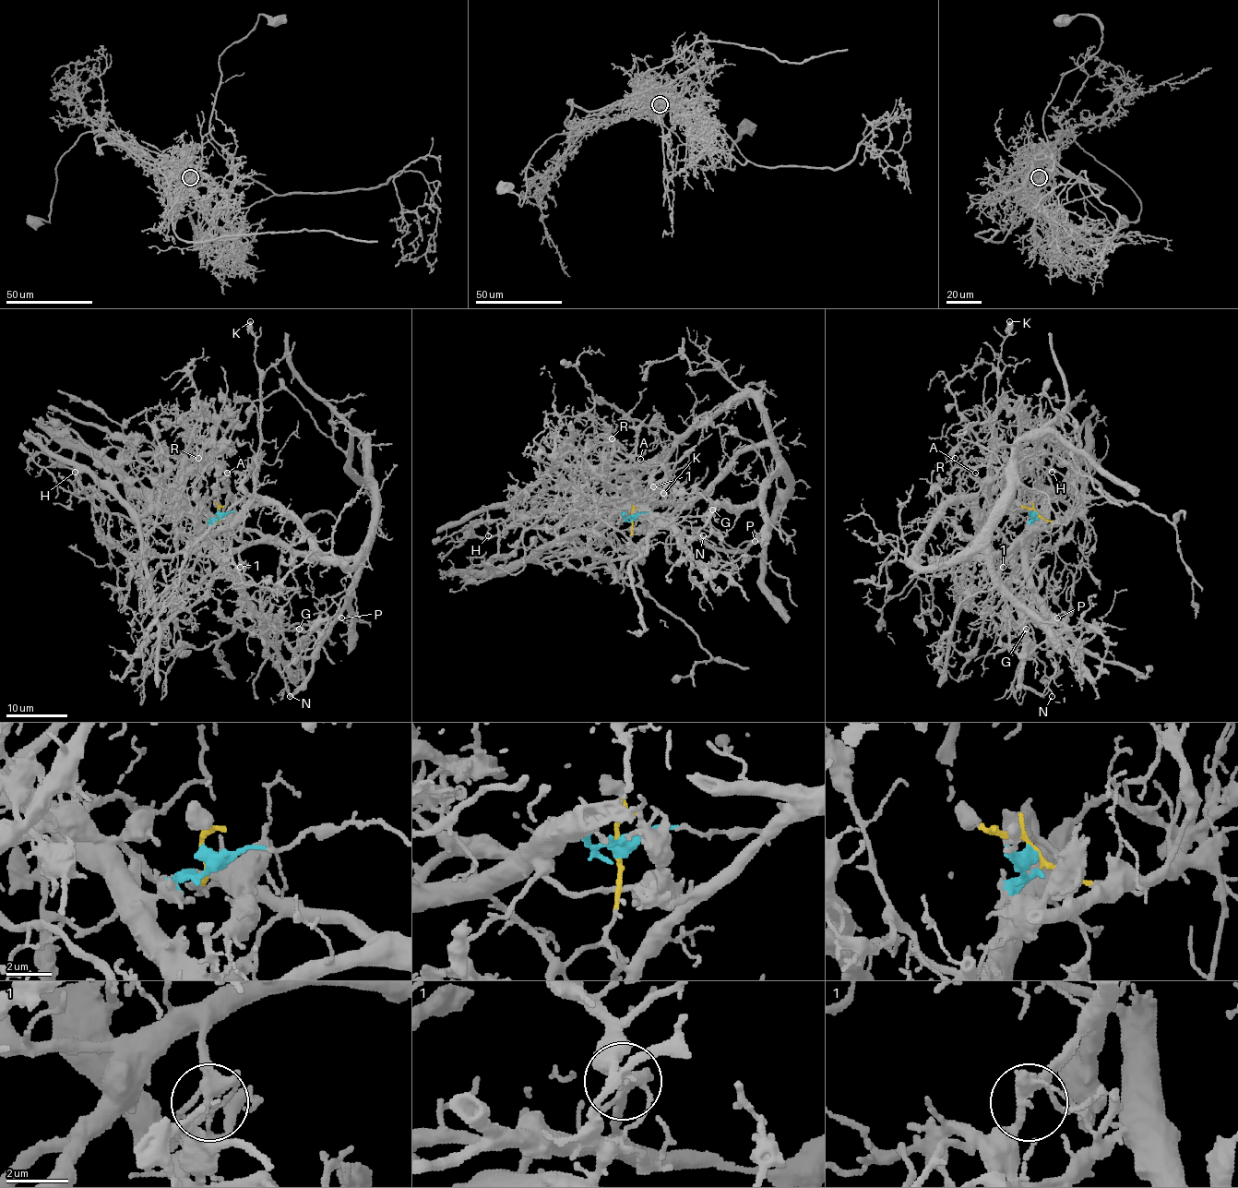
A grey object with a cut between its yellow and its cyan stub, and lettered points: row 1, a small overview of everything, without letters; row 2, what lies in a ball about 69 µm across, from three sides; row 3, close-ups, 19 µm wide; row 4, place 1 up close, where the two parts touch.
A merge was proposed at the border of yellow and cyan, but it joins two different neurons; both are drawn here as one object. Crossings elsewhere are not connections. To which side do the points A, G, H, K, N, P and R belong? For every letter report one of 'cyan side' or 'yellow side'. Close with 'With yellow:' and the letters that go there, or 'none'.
A: cyan side
G: yellow side
H: cyan side
K: yellow side
N: yellow side
P: yellow side
R: yellow side
With yellow: G, K, N, P, R

